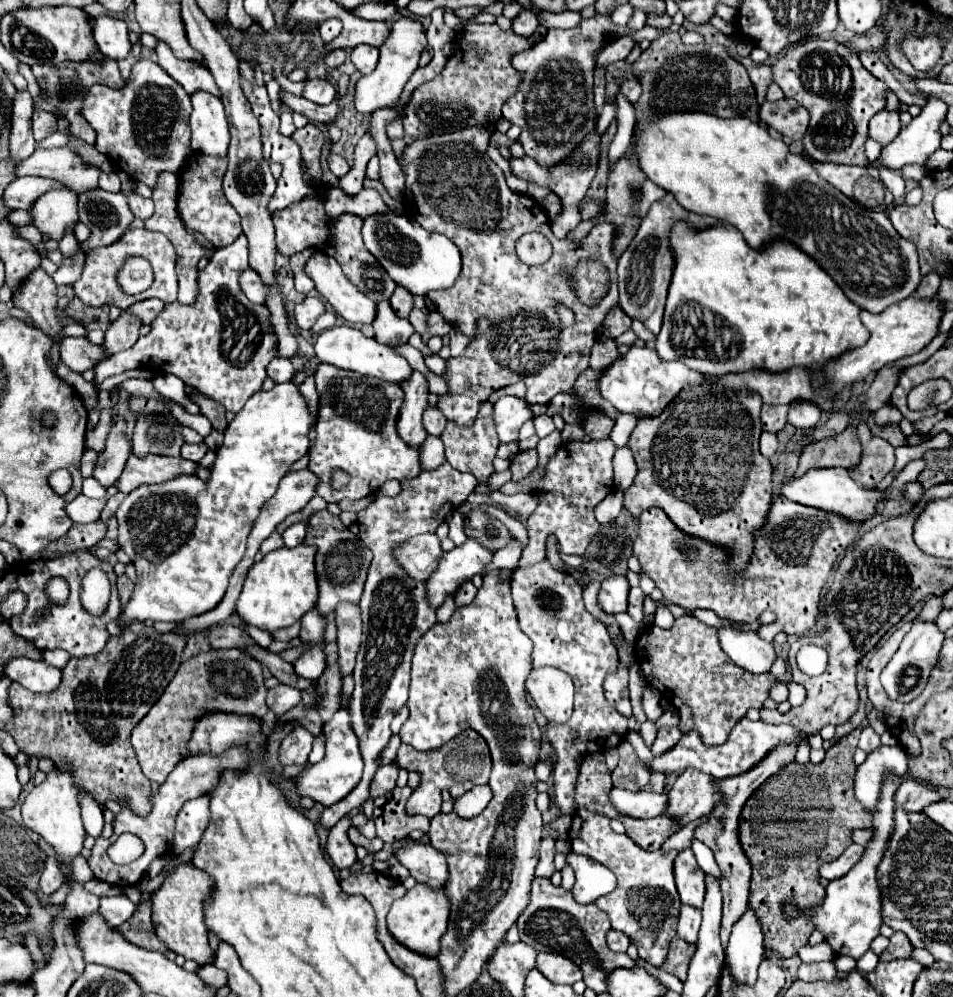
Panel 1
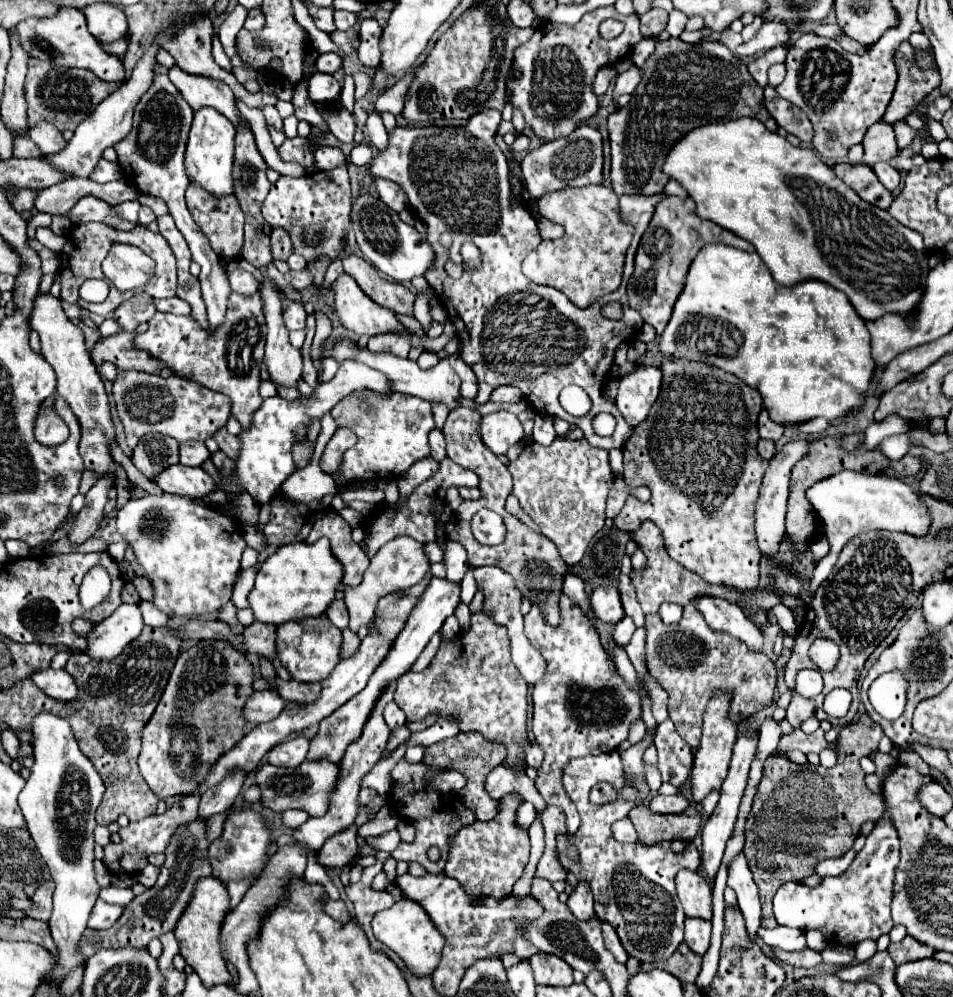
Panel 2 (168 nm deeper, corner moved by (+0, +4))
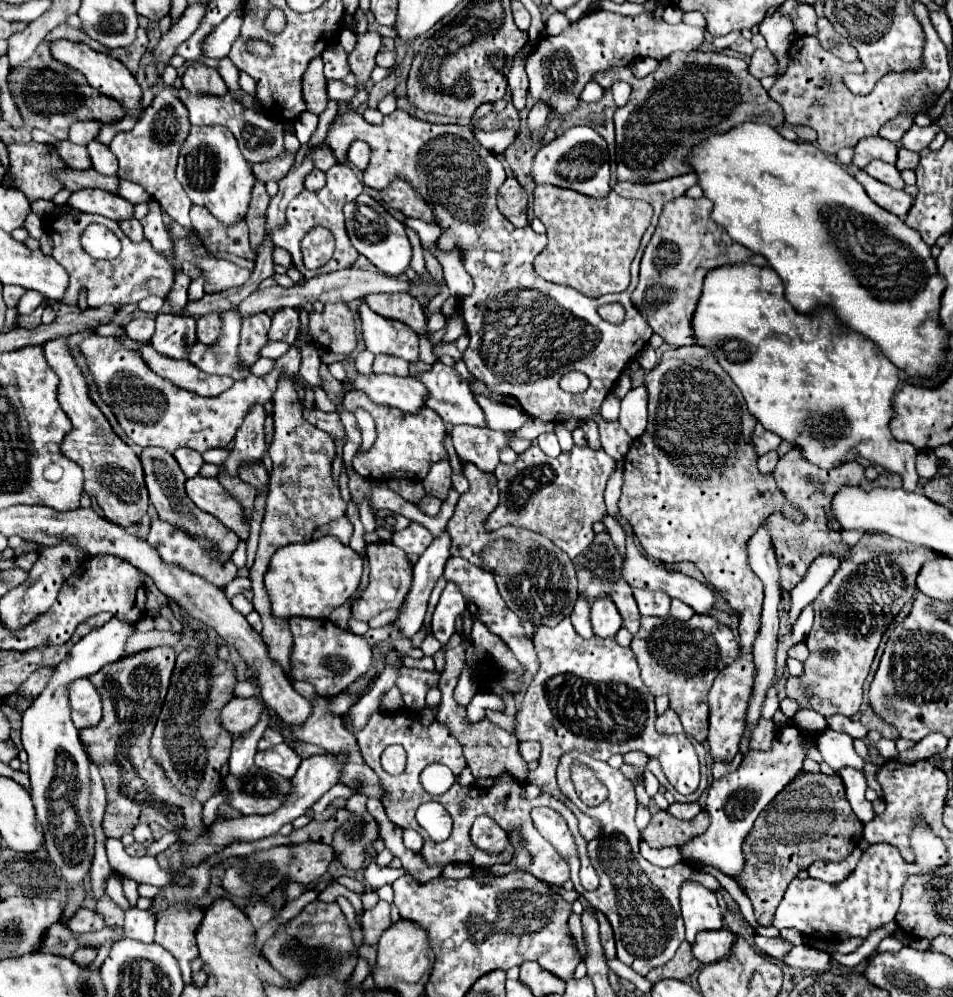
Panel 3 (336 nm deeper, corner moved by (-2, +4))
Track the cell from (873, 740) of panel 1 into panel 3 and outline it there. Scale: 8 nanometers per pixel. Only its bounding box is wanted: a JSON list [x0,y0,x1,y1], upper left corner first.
[774,844,914,944]

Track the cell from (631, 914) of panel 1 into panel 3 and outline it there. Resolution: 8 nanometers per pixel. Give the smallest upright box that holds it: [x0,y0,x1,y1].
[558,752,720,976]

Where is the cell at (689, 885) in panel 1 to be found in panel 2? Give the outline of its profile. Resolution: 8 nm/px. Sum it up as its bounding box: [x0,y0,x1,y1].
[676,870,712,920]

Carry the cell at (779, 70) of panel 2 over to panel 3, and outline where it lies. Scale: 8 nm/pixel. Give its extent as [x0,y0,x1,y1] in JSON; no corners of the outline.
[760,12,794,78]

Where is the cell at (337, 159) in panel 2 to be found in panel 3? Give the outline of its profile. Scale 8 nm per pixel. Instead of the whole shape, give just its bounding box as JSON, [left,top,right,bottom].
[314,144,336,172]

